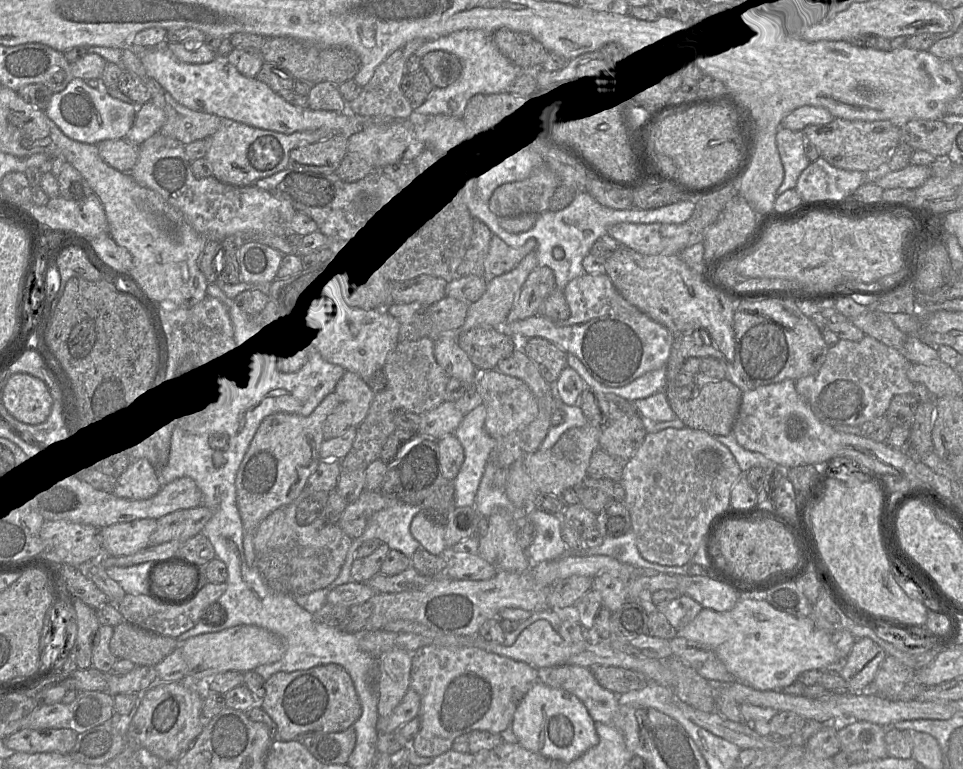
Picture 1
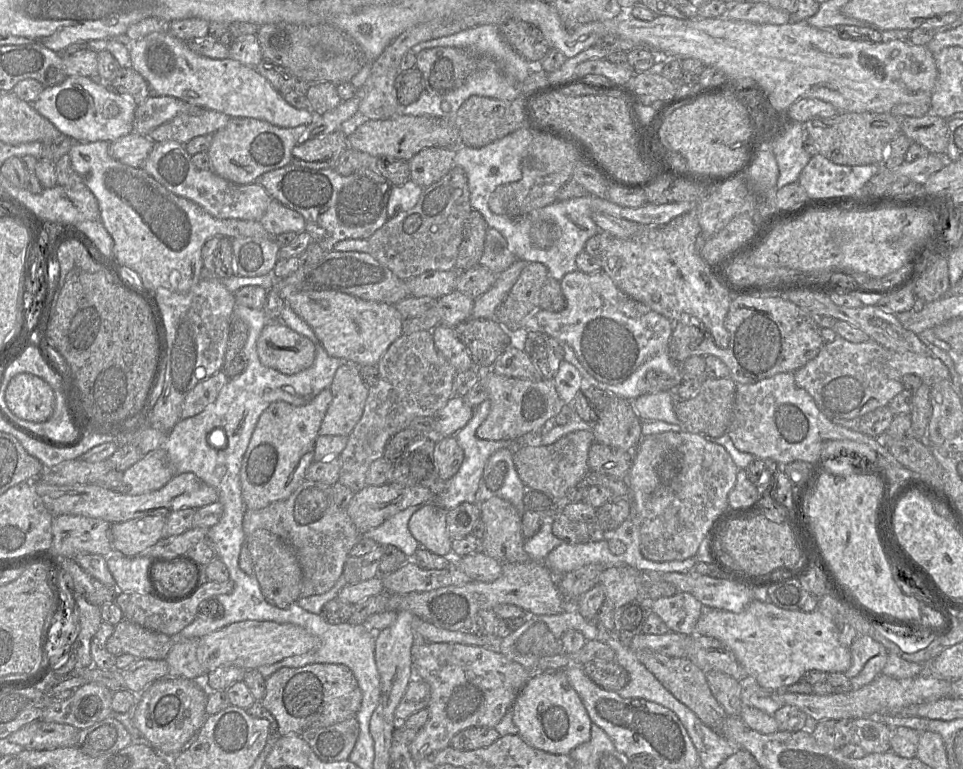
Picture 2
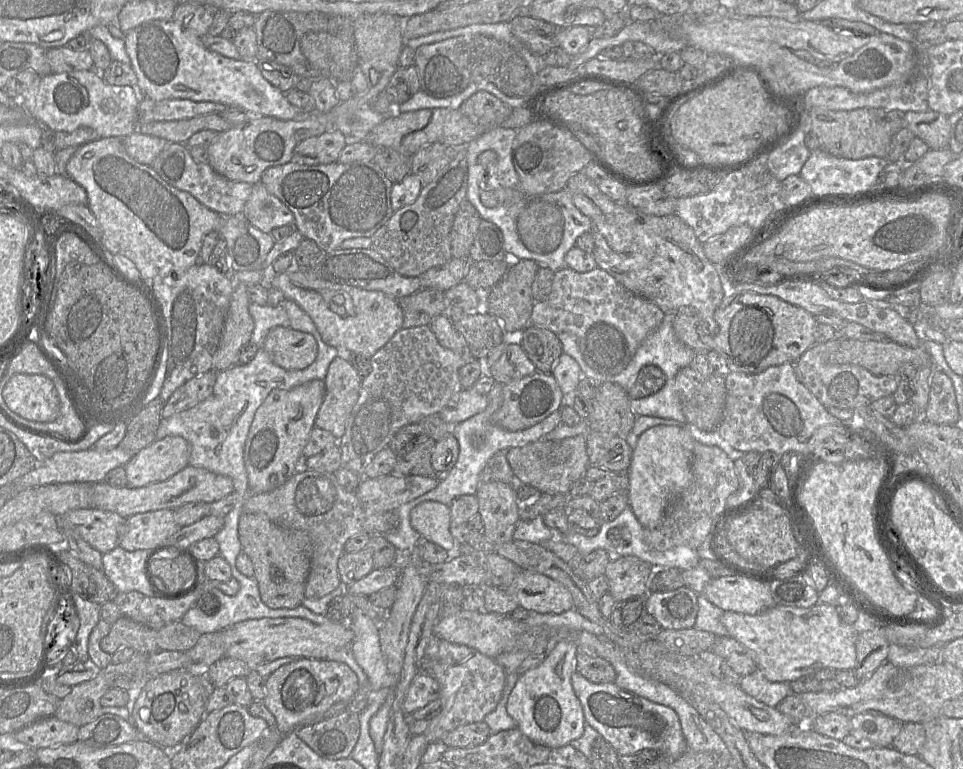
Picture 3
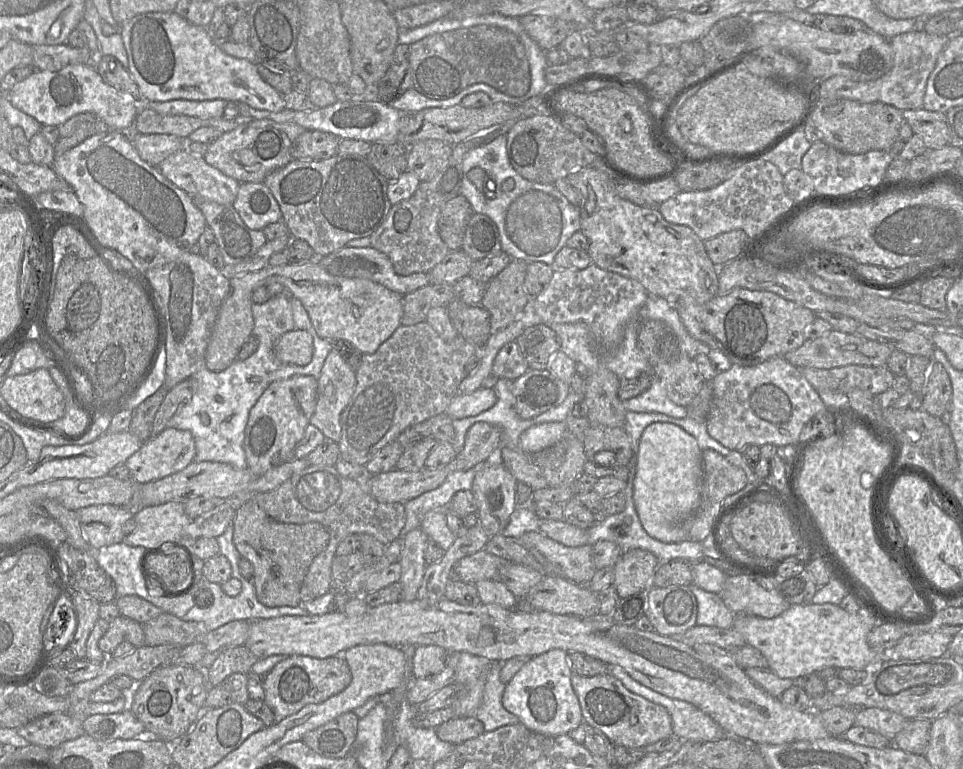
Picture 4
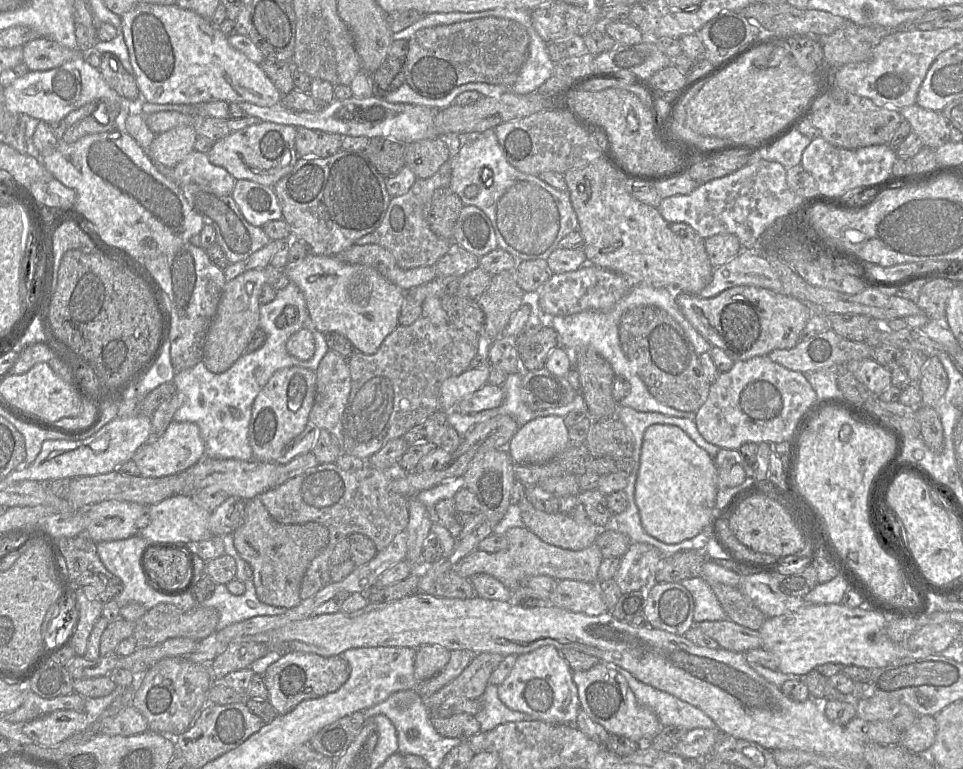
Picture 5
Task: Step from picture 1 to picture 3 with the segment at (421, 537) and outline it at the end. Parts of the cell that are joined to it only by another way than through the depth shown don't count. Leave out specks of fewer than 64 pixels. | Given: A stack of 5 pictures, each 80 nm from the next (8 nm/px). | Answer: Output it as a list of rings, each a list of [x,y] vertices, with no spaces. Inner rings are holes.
[[[425,501],[411,511],[411,525],[423,541],[438,544],[449,553],[449,557],[461,555],[458,552],[459,544],[450,531],[449,506],[437,501]]]

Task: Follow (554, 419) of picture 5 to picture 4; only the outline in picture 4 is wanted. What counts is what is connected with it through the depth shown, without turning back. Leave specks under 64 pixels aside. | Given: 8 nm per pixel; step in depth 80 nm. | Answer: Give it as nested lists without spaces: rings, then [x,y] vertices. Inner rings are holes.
[[[546,422],[528,428],[520,436],[518,448],[527,453],[539,452],[567,435],[565,422]]]

